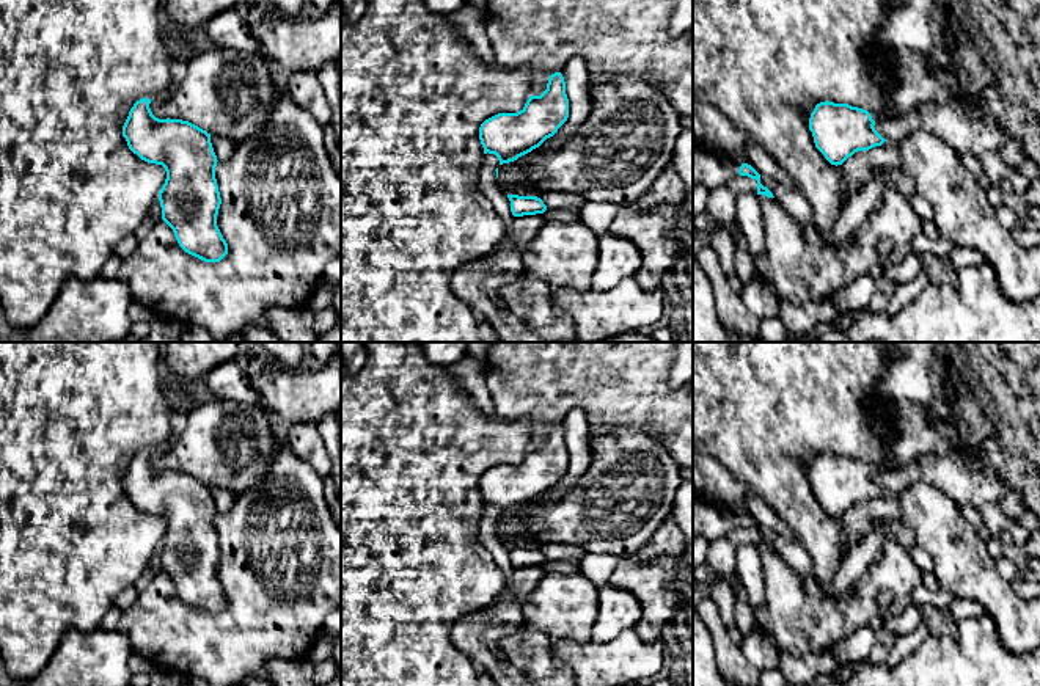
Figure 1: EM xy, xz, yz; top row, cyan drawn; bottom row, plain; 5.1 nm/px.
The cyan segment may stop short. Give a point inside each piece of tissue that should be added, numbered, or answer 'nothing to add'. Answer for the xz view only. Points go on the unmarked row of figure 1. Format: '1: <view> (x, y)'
nothing to add

